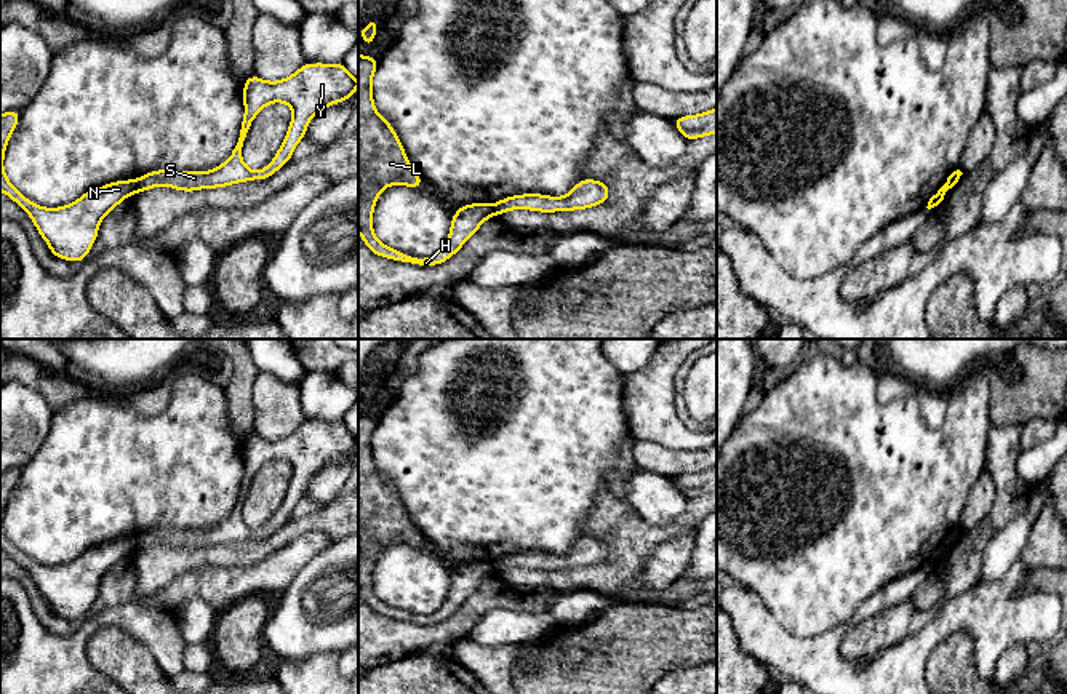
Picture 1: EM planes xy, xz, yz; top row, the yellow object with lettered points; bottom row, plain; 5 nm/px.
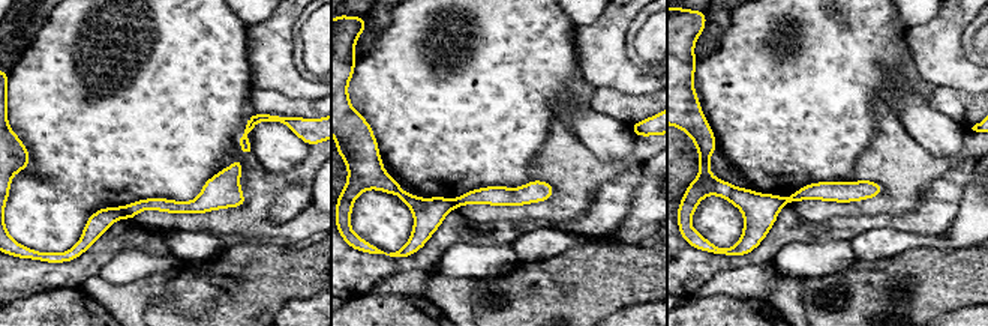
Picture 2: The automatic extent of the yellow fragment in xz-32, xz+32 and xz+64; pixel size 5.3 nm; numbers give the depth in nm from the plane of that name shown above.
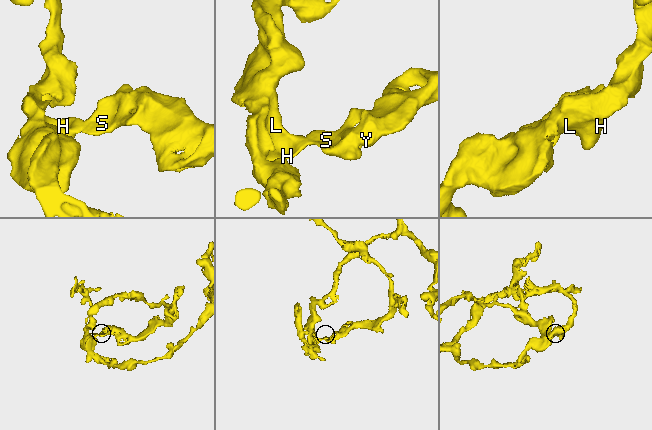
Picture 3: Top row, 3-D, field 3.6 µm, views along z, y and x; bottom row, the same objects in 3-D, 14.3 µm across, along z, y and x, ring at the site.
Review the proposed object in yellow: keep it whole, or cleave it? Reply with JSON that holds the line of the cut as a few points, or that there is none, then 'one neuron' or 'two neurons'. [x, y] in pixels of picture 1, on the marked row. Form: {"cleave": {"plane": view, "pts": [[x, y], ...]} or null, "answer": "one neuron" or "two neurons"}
{"cleave": {"plane": "xy", "pts": [[136, 181], [135, 194]]}, "answer": "two neurons"}

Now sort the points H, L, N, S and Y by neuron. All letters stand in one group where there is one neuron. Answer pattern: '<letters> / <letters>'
H L N / S Y

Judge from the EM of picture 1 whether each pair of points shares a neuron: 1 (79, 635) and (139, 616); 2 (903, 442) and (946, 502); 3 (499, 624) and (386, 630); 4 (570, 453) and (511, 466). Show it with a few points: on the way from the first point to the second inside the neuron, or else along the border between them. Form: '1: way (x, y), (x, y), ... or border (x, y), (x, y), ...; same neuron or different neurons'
1: way (93, 624), (106, 618), (125, 618); same neuron
2: way (903, 456), (931, 488); same neuron
3: border (509, 608), (491, 608), (467, 638); different neurons
4: way (555, 453), (525, 453); same neuron

